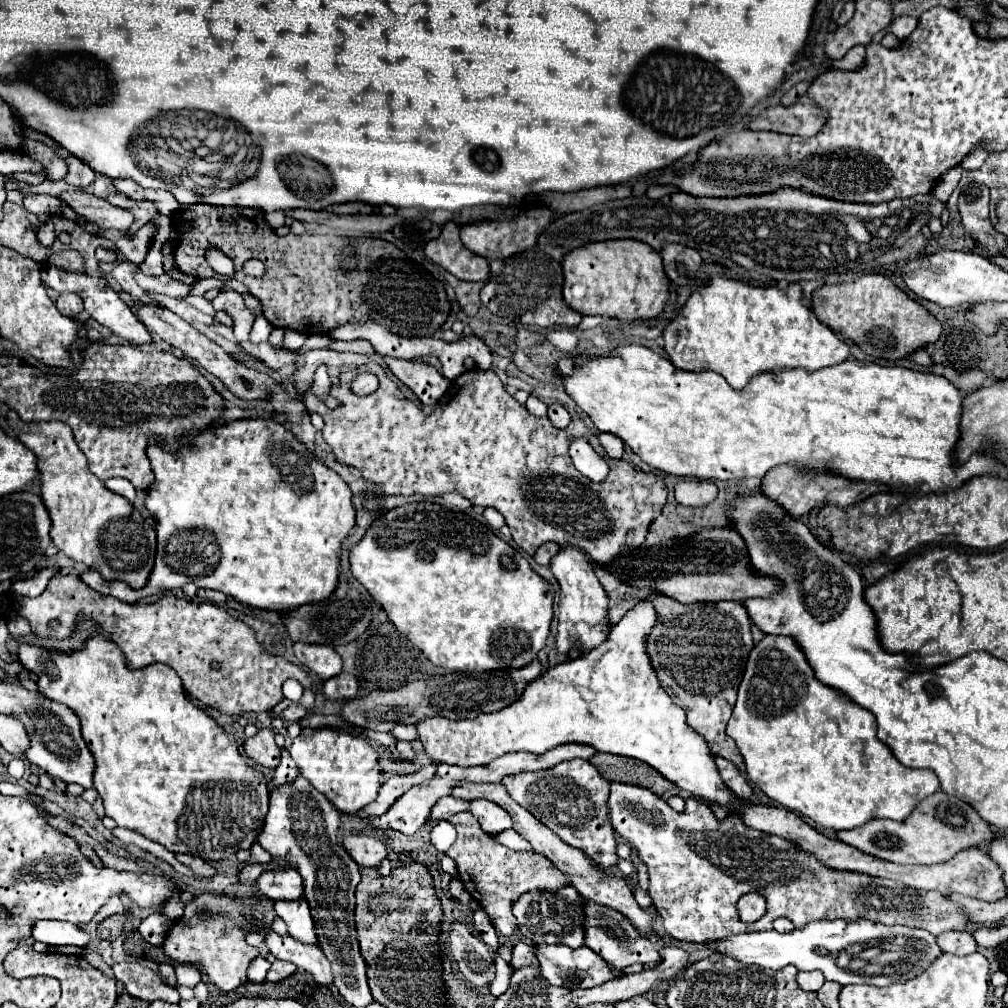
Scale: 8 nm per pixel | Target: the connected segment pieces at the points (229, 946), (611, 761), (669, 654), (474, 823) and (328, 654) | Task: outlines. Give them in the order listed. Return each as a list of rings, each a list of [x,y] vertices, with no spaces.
[[[272,858],[268,864],[248,864],[240,870],[232,894],[194,896],[194,900],[186,904],[182,918],[178,918],[166,934],[162,946],[166,956],[180,964],[198,964],[202,972],[208,976],[208,980],[216,984],[220,990],[230,992],[240,984],[244,984],[246,970],[250,962],[258,956],[258,952],[250,952],[250,944],[244,940],[246,932],[242,932],[242,924],[238,924],[238,916],[246,916],[246,920],[260,920],[258,912],[274,906],[272,900],[256,896],[258,876],[270,868],[292,868],[292,864],[286,864],[286,860],[278,860],[278,858]]]
[[[596,754],[590,758],[590,762],[610,782],[644,786],[652,790],[656,796],[666,796],[666,792],[670,794],[672,790],[676,790],[676,786],[670,780],[666,780],[660,772],[656,772],[648,764],[642,764],[634,758],[624,758],[614,754]]]
[[[650,596],[648,600],[654,604],[654,608],[660,616],[658,624],[654,626],[652,634],[648,636],[648,654],[650,654],[650,660],[658,672],[658,678],[662,682],[664,690],[672,696],[672,700],[680,708],[684,708],[688,724],[710,742],[710,750],[716,756],[734,762],[744,772],[742,754],[738,752],[734,740],[730,740],[730,736],[726,736],[726,722],[728,722],[734,702],[736,702],[736,692],[738,692],[738,684],[742,680],[742,672],[748,662],[748,654],[754,648],[750,618],[748,618],[746,608],[740,602],[678,604],[676,600],[670,600],[668,596]]]
[[[460,812],[450,818],[458,830],[456,842],[448,848],[448,856],[454,858],[458,866],[458,878],[464,882],[470,896],[480,904],[480,908],[490,916],[498,932],[518,932],[518,922],[514,920],[512,906],[518,896],[534,888],[562,888],[564,882],[570,882],[566,872],[558,872],[546,856],[538,852],[518,852],[502,844],[496,844],[490,836],[484,836],[478,820],[470,812]]]
[[[294,644],[294,654],[312,672],[316,672],[322,680],[330,680],[342,672],[342,658],[332,646],[324,644]]]

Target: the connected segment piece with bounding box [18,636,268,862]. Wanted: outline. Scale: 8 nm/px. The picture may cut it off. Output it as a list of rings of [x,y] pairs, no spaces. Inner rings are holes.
[[[96,636],[96,638],[90,638],[86,642],[86,646],[80,650],[80,652],[74,652],[74,654],[52,654],[52,652],[46,652],[38,646],[32,646],[32,644],[20,644],[20,652],[18,652],[18,658],[20,662],[38,674],[38,690],[48,696],[50,700],[58,702],[58,704],[64,704],[68,708],[72,708],[80,722],[82,722],[82,736],[90,748],[90,752],[94,754],[96,758],[96,772],[94,772],[94,788],[98,790],[100,798],[104,800],[104,808],[106,808],[106,814],[122,828],[128,828],[128,830],[134,830],[158,844],[162,844],[164,848],[168,848],[170,852],[174,854],[192,854],[192,856],[198,856],[206,862],[220,862],[224,858],[230,858],[232,854],[240,852],[240,850],[248,850],[258,834],[262,832],[264,828],[264,820],[266,820],[266,812],[268,812],[268,780],[266,776],[256,768],[256,766],[250,766],[246,762],[246,758],[240,754],[238,750],[238,742],[232,734],[228,734],[212,716],[208,716],[202,708],[198,708],[196,704],[192,704],[186,694],[184,694],[184,688],[182,688],[182,682],[180,678],[176,676],[174,670],[170,670],[170,666],[164,666],[164,664],[150,664],[146,668],[138,668],[138,670],[132,670],[128,668],[124,656],[120,654],[120,650],[116,648],[114,642],[102,638],[102,636]]]

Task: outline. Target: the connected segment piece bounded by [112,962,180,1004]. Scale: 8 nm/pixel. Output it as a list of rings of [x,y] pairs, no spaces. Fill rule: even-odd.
[[[120,962],[112,966],[114,978],[120,980],[130,996],[142,998],[142,1000],[166,1000],[166,1002],[180,1002],[180,996],[176,988],[168,986],[160,974],[150,970],[148,966],[136,964],[136,962]]]

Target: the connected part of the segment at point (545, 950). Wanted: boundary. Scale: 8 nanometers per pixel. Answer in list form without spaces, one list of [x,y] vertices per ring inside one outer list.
[[[538,944],[538,962],[542,976],[562,988],[594,988],[608,980],[614,980],[610,966],[594,954],[588,946],[578,950],[568,948],[566,944]]]

